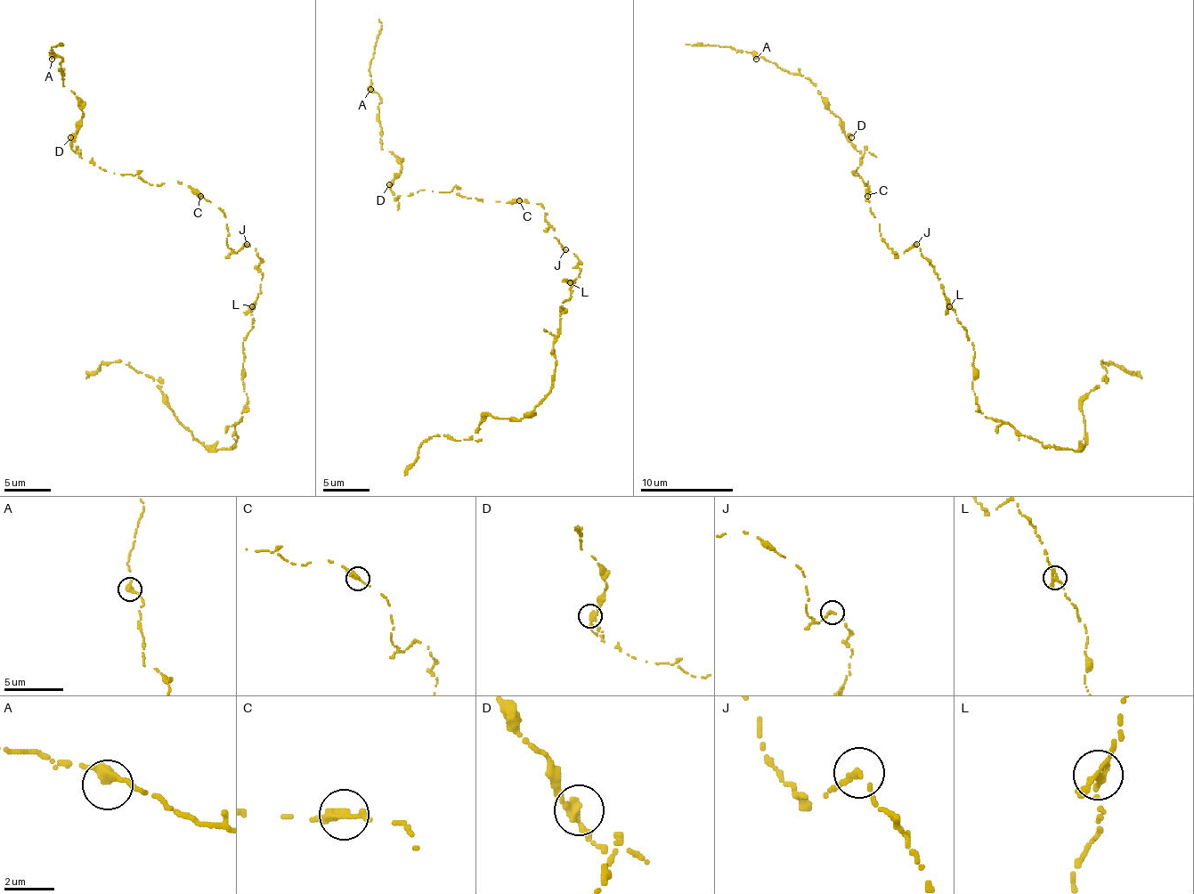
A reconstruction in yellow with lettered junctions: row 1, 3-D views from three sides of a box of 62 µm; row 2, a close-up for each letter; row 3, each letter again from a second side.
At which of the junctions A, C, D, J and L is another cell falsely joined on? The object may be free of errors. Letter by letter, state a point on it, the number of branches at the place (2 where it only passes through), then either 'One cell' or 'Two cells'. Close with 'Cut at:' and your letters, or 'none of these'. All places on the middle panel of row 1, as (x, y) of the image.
A: Place: (370, 89). Branches: 1. One cell
C: Place: (519, 200). Branches: 1. One cell
D: Place: (389, 184). Branches: 1. One cell
J: Place: (565, 249). Branches: 2. One cell
L: Place: (570, 282). Branches: 1. One cell
Cut at: none of these

